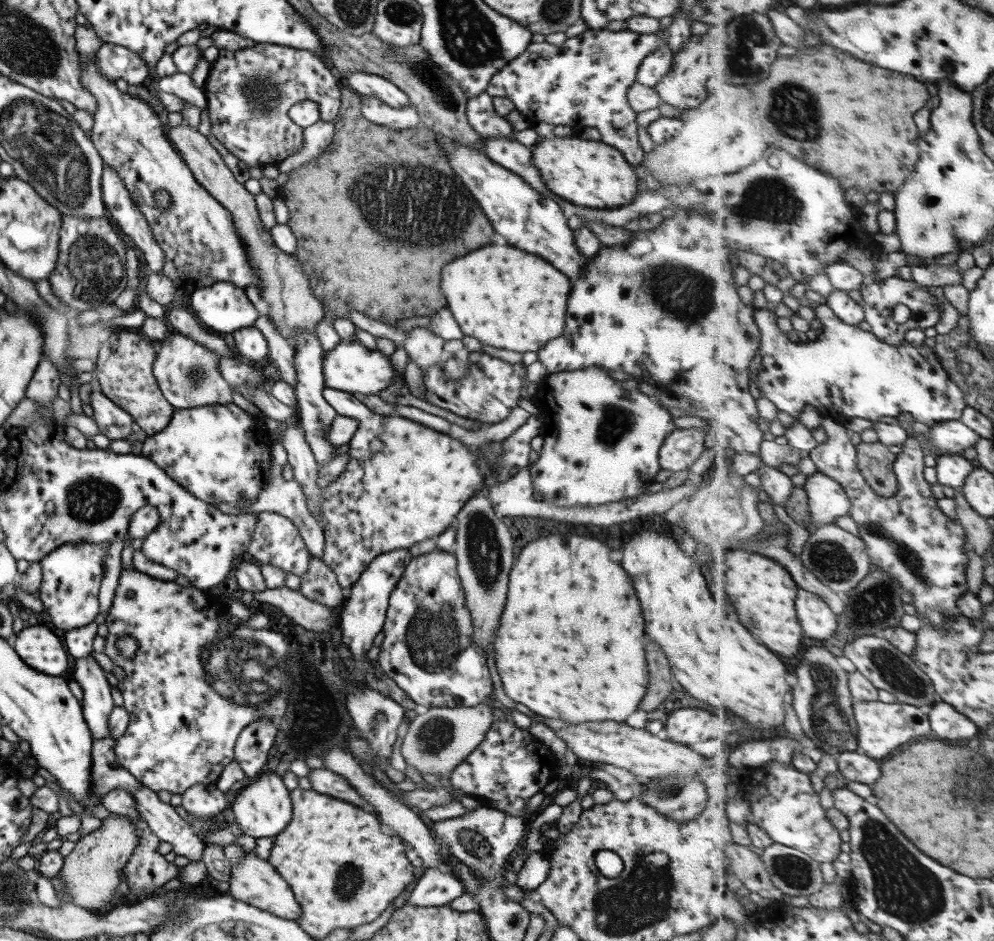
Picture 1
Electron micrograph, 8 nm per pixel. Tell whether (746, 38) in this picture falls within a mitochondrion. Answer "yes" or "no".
yes

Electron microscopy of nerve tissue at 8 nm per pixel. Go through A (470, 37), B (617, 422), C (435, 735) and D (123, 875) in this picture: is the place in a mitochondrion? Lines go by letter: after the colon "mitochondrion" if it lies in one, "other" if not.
A: mitochondrion
B: mitochondrion
C: mitochondrion
D: other

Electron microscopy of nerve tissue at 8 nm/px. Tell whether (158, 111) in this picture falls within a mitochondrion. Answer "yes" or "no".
no

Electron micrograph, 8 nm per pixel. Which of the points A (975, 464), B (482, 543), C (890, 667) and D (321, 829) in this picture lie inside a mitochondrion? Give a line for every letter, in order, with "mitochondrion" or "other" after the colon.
A: other
B: mitochondrion
C: mitochondrion
D: other

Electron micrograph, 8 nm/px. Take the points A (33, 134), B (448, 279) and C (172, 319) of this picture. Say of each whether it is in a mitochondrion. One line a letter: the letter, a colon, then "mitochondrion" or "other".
A: mitochondrion
B: other
C: other

